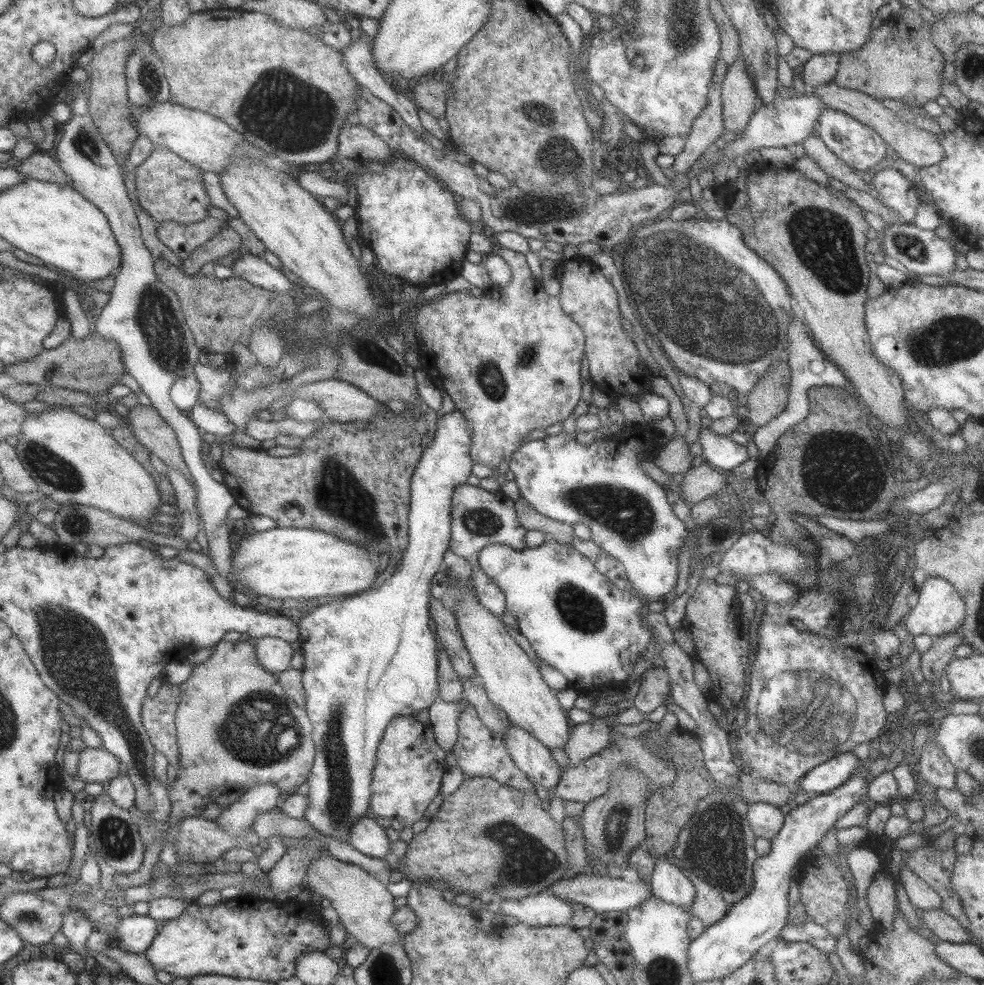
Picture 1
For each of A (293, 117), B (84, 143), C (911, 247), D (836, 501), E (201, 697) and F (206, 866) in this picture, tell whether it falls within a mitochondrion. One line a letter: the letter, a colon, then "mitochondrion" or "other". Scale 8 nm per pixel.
A: mitochondrion
B: mitochondrion
C: mitochondrion
D: mitochondrion
E: other
F: other

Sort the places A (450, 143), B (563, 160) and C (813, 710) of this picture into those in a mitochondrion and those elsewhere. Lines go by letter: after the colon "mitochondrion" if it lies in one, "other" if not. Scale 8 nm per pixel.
A: other
B: mitochondrion
C: mitochondrion

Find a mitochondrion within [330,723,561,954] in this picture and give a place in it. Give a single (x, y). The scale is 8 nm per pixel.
(528, 865)

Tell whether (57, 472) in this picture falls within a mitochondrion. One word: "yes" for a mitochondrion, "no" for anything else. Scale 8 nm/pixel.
yes

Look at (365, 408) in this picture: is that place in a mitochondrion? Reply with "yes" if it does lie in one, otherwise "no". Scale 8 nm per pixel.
no

